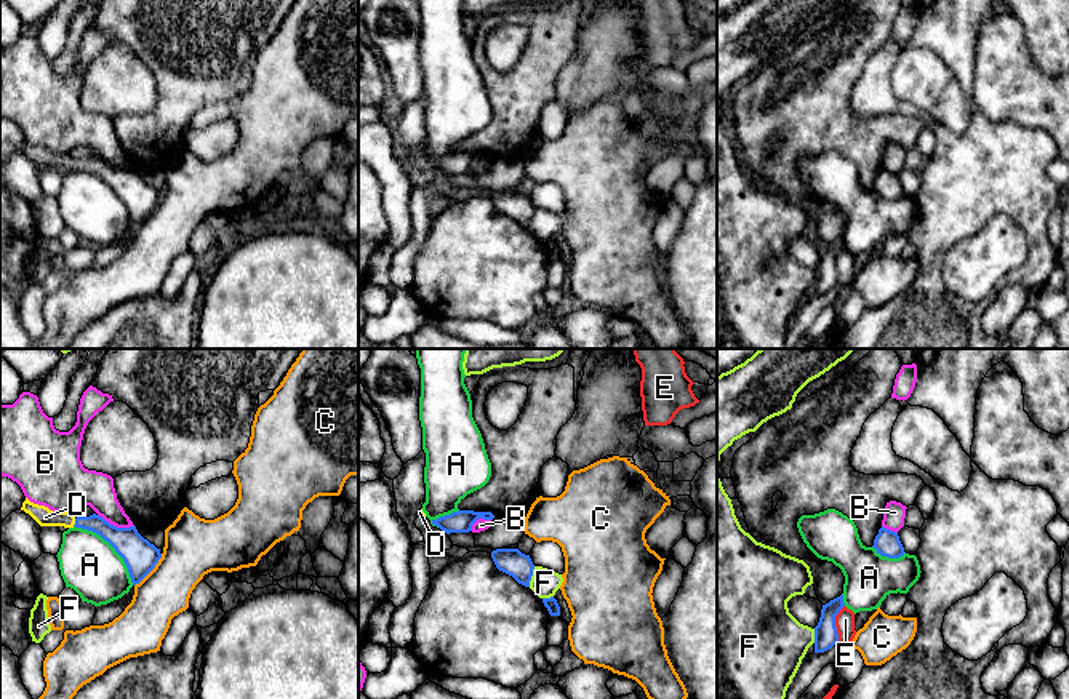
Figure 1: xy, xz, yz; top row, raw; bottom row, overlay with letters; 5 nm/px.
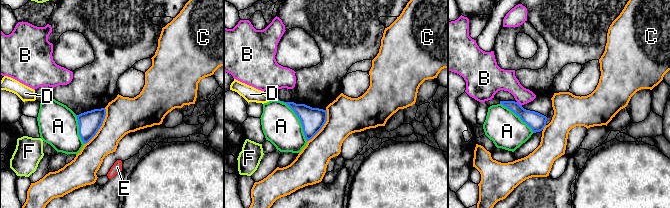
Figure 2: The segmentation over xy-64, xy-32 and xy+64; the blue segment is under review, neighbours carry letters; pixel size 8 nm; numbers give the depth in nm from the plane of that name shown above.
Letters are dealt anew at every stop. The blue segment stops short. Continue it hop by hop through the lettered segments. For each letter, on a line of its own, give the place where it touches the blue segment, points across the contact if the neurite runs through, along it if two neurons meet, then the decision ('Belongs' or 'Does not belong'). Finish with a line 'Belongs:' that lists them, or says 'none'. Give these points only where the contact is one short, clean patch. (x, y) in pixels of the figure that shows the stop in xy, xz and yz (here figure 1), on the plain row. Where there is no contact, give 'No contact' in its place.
A: Touches blue at xy (112, 187). Does not belong
B: Touches blue at xy (116, 168). Boundary: xy (98, 155), (117, 168), (133, 168). Does not belong
C: Touches blue at xy (151, 211). Does not belong
D: Touches blue at xy (76, 163). Path across: xy (122, 181), (96, 165), (76, 163), (45, 159). Belongs
E: Touches blue at yz (834, 266). Does not belong
F: Touches blue at xz (530, 218). Does not belong
Belongs: D

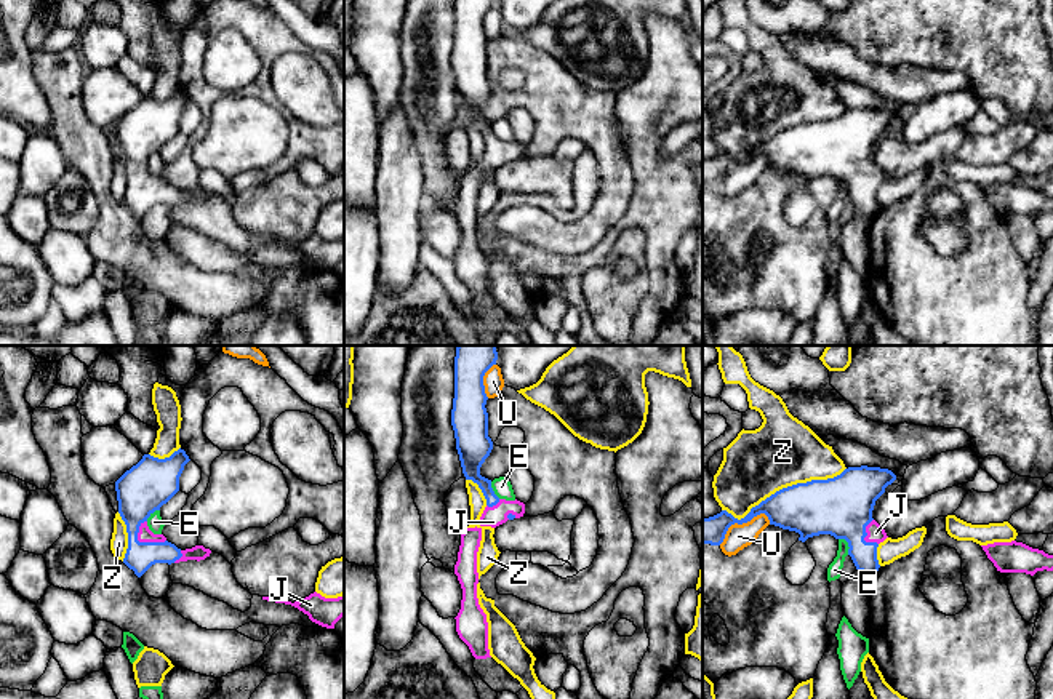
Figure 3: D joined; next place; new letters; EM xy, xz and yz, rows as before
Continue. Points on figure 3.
E: Touches blue at yz (848, 186). Does not belong
J: Touches blue at xy (144, 184). Path across: xy (140, 135), (144, 184), (144, 176). Belongs
U: Touches blue at yz (740, 165). Does not belong
Z: Touches blue at yz (783, 130). Does not belong
Belongs: J

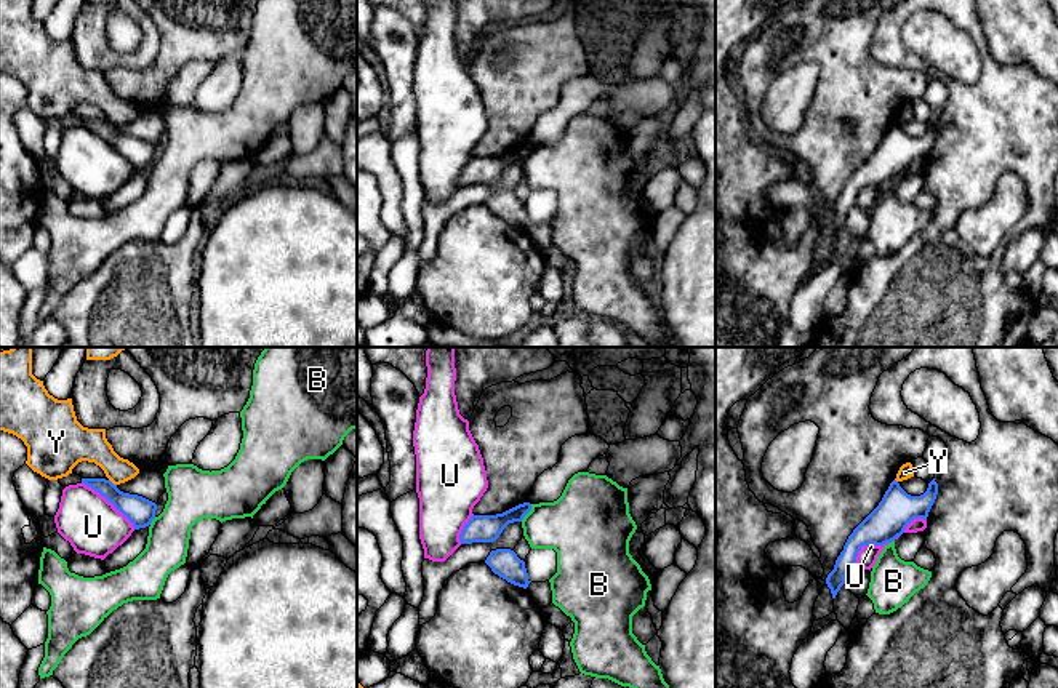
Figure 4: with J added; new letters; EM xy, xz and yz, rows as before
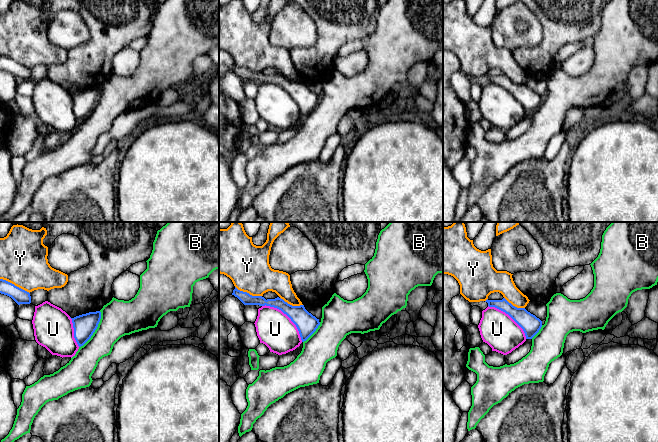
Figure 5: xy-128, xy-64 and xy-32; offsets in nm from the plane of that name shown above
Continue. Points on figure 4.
B: Touches blue at xz (528, 152). Does not belong
U: Touches blue at xy (109, 143). Does not belong
Y: Touches blue at xy (111, 124). Does not belong
Belongs: none

